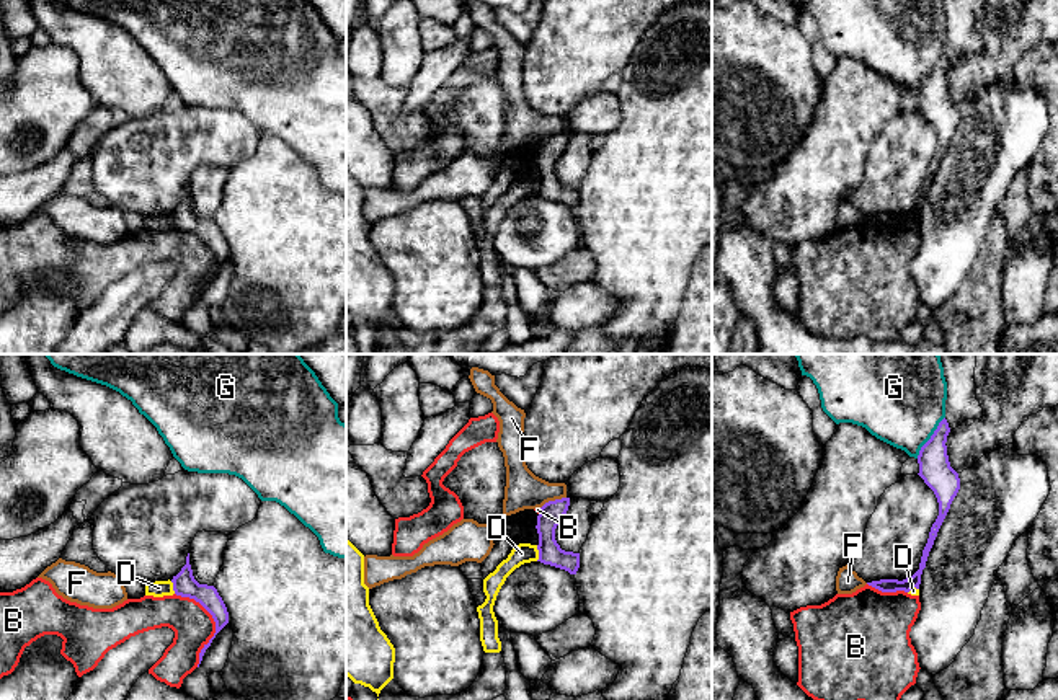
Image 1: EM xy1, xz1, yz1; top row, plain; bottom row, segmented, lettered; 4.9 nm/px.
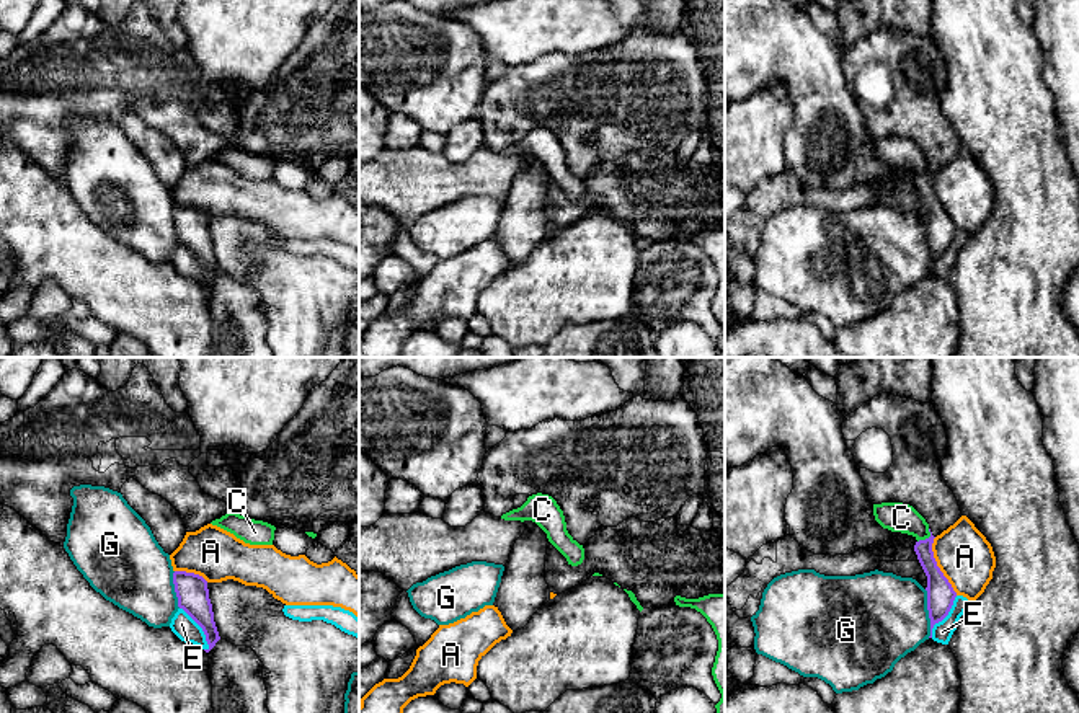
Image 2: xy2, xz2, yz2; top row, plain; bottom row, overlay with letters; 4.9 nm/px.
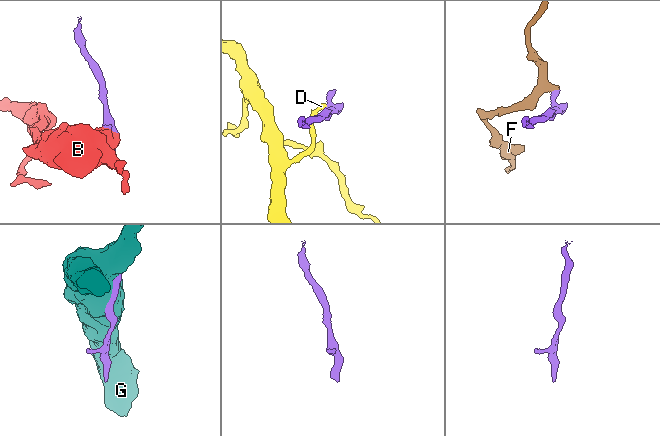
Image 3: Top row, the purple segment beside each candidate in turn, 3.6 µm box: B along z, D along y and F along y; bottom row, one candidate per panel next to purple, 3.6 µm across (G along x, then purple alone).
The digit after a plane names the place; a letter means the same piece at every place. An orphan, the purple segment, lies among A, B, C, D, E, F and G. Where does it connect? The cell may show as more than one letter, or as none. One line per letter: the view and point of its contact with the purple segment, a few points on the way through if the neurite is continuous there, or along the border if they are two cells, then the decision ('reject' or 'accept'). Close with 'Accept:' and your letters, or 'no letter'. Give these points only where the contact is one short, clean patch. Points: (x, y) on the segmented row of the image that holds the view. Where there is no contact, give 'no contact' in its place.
A: yz2 (937, 566) | along yz2 (934, 537), (932, 557), (957, 594) | reject
B: xy1 (216, 624) | reject
C: yz2 (926, 539) | along yz2 (929, 529), (929, 535), (918, 542) | reject
D: xz1 (539, 553) | along xz1 (536, 545), (537, 560) | reject
E: xy2 (201, 627) | along xy2 (180, 607), (201, 628), (208, 650) | reject
F: xz1 (552, 501) | along xz1 (565, 496), (549, 500), (541, 508) | reject
G: yz2 (929, 614) | reject
Accept: no letter

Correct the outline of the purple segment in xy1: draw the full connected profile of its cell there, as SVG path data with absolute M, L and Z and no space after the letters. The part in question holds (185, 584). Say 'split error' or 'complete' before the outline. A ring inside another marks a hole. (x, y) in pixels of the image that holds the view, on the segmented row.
complete; M188 553L188 556L186 556L186 565L181 568L181 571L180 571L176 576L173 576L171 583L173 583L173 591L175 591L176 596L194 599L196 602L199 602L199 604L212 615L212 618L214 618L214 622L216 622L216 633L214 633L214 636L209 640L207 645L204 645L204 648L202 648L201 653L199 653L199 664L201 664L206 649L211 646L211 643L212 643L212 640L216 638L216 635L229 623L227 607L225 607L222 597L219 596L217 589L216 589L214 586L199 584L199 583L194 579L191 565L189 565L189 553Z

